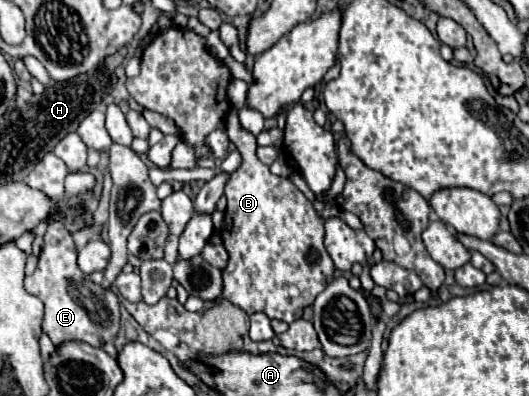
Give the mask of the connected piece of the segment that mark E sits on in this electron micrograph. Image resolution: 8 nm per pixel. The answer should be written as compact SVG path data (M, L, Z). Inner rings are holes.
M63 222L49 224L39 264L33 276L25 280L25 290L45 304L43 332L55 346L71 340L81 340L95 348L101 348L105 342L113 342L119 334L119 298L111 288L105 290L103 286L93 284L91 278L79 270L75 244Z

